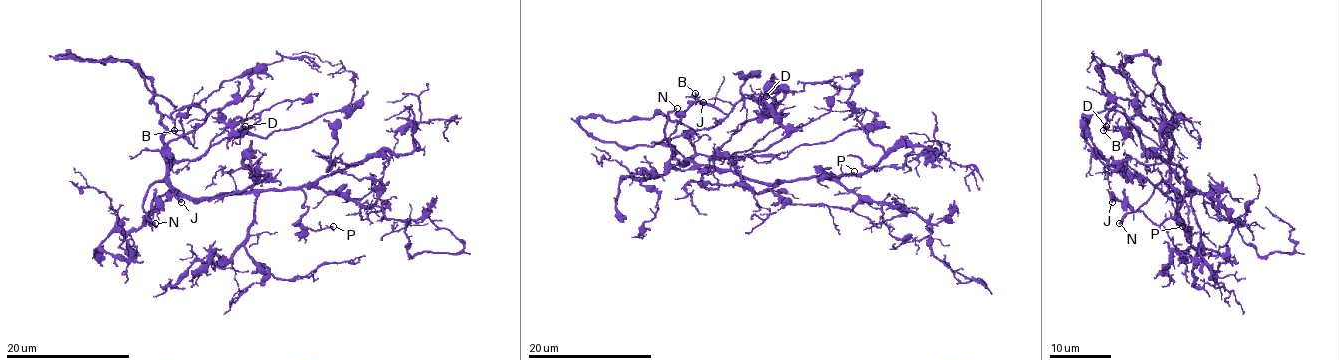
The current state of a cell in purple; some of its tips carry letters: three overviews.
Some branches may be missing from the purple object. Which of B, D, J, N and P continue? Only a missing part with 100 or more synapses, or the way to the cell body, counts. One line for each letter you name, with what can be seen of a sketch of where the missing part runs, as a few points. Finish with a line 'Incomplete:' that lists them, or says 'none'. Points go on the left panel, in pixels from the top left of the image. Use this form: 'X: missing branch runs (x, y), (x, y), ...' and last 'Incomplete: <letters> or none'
N: missing branch runs (155, 223), (188, 242), (228, 246), (313, 177), (341, 160), (348, 160), (362, 146)
Incomplete: N

